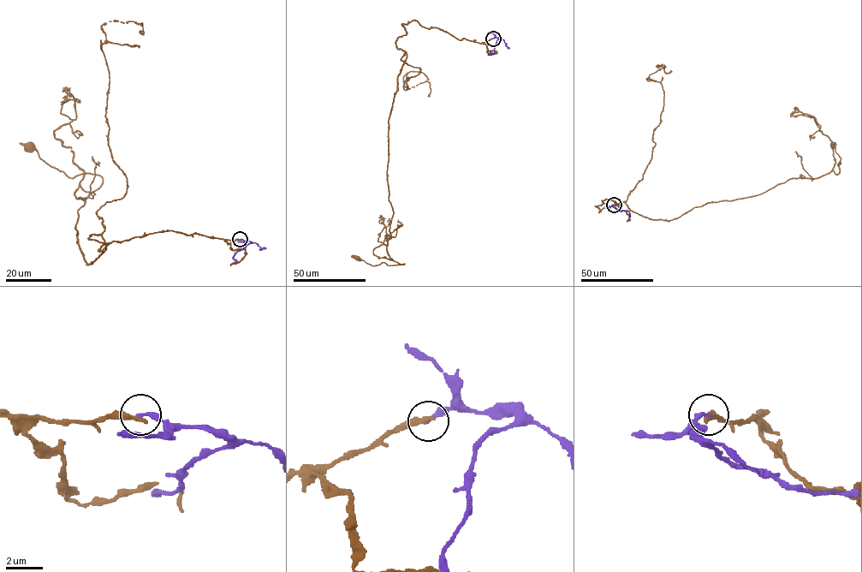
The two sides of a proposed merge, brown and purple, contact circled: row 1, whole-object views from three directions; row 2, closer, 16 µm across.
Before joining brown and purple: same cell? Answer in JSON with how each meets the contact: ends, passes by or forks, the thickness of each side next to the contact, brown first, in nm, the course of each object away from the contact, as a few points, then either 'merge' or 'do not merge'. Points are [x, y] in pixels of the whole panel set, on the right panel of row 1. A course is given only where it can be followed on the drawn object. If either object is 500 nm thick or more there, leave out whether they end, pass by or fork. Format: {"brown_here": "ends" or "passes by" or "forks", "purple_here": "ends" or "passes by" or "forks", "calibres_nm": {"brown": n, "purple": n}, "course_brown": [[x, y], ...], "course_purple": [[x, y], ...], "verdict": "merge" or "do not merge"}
{"brown_here": "ends", "purple_here": "ends", "calibres_nm": {"brown": 320, "purple": 240}, "course_brown": [[614, 205], [595, 205], [624, 201], [672, 219], [793, 178], [837, 174], [834, 145]], "course_purple": [[614, 205], [616, 209], [627, 211], [628, 219]], "verdict": "do not merge"}

